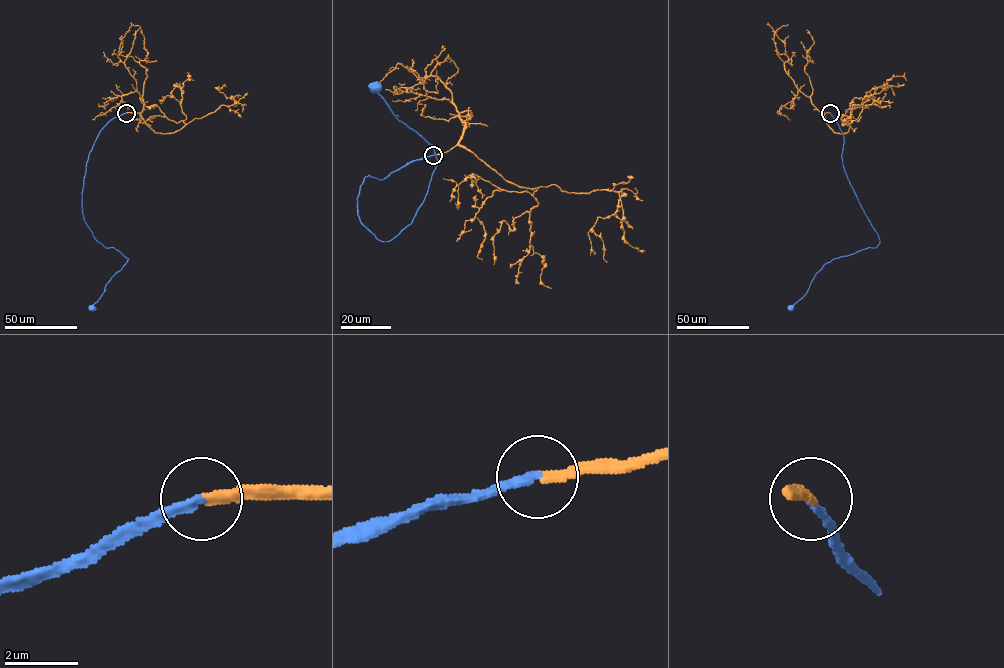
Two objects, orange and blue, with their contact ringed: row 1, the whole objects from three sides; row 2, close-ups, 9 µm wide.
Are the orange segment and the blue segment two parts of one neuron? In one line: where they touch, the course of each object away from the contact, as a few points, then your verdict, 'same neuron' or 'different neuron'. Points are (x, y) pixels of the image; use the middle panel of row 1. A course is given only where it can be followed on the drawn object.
(433, 155) | orange via (433, 155), (464, 146), (524, 188), (621, 191), (617, 211), (592, 227), (607, 262) | blue via (433, 155), (383, 179), (364, 178), (357, 215), (378, 239), (391, 241), (412, 221), (438, 160), (375, 85) | same neuron

